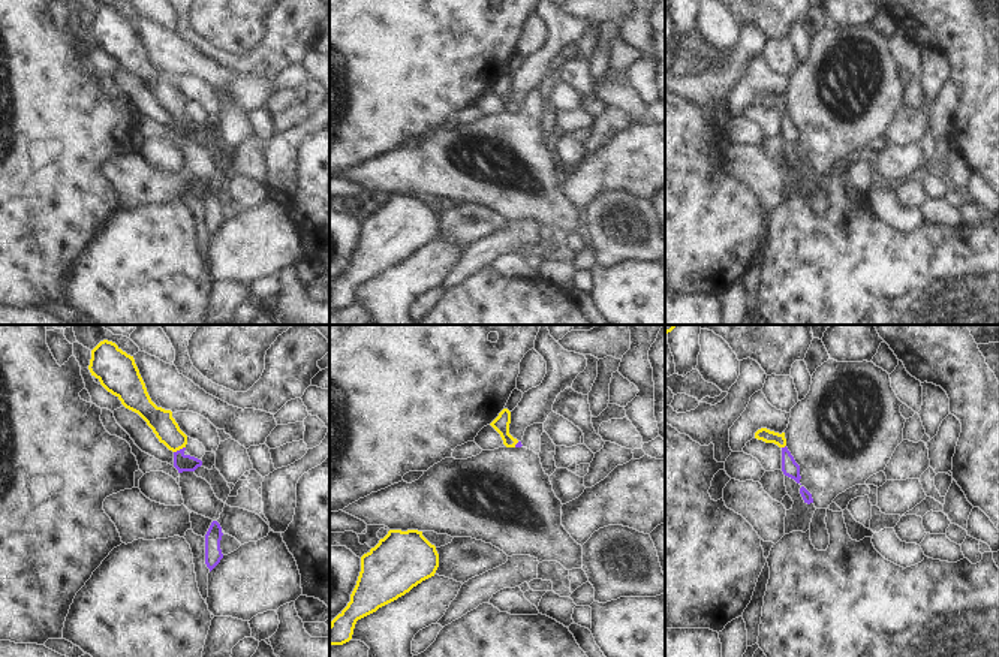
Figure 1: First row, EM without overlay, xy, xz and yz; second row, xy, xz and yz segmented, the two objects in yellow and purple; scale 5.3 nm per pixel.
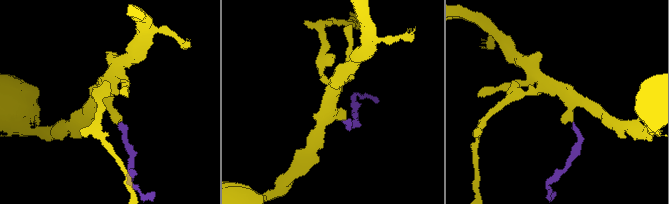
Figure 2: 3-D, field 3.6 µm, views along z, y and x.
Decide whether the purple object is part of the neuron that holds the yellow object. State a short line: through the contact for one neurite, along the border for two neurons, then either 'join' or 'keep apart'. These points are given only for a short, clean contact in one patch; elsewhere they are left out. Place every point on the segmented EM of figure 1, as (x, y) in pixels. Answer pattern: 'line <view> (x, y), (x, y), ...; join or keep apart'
line xy (161, 421), (175, 440), (178, 449), (178, 458), (183, 463); join

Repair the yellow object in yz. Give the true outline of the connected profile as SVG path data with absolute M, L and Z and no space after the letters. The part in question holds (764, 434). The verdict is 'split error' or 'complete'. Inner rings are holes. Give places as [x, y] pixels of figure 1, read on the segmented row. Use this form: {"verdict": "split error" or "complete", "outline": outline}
{"verdict": "split error", "outline": "M761 428L755 433L755 438L762 440L765 443L774 443L782 449L782 471L785 476L794 479L797 483L800 483L800 465L795 462L794 456L786 447L786 438L785 433L779 434L774 431L770 431L767 428Z"}

